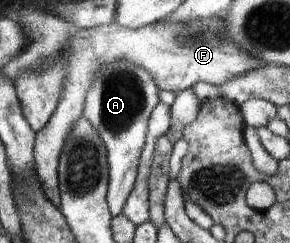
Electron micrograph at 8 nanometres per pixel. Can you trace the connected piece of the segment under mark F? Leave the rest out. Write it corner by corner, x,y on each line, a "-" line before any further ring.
221,16
191,25
157,22
135,30
123,28
116,23
95,26
87,30
73,29
66,46
71,48
73,56
69,56
69,72
65,76
59,108
49,124
43,130
35,132
35,146
33,146
37,177
51,204
61,208
59,175
61,154
65,150
65,144
69,142
69,136
73,136
77,124
84,116
87,92
91,90
93,82
97,80
97,74
105,64
131,60
133,64
151,73
162,90
172,91
175,94
202,81
219,88
233,76
265,65
262,61
257,61
256,57
245,53
240,45
232,44
232,41
224,36
223,21
224,18

